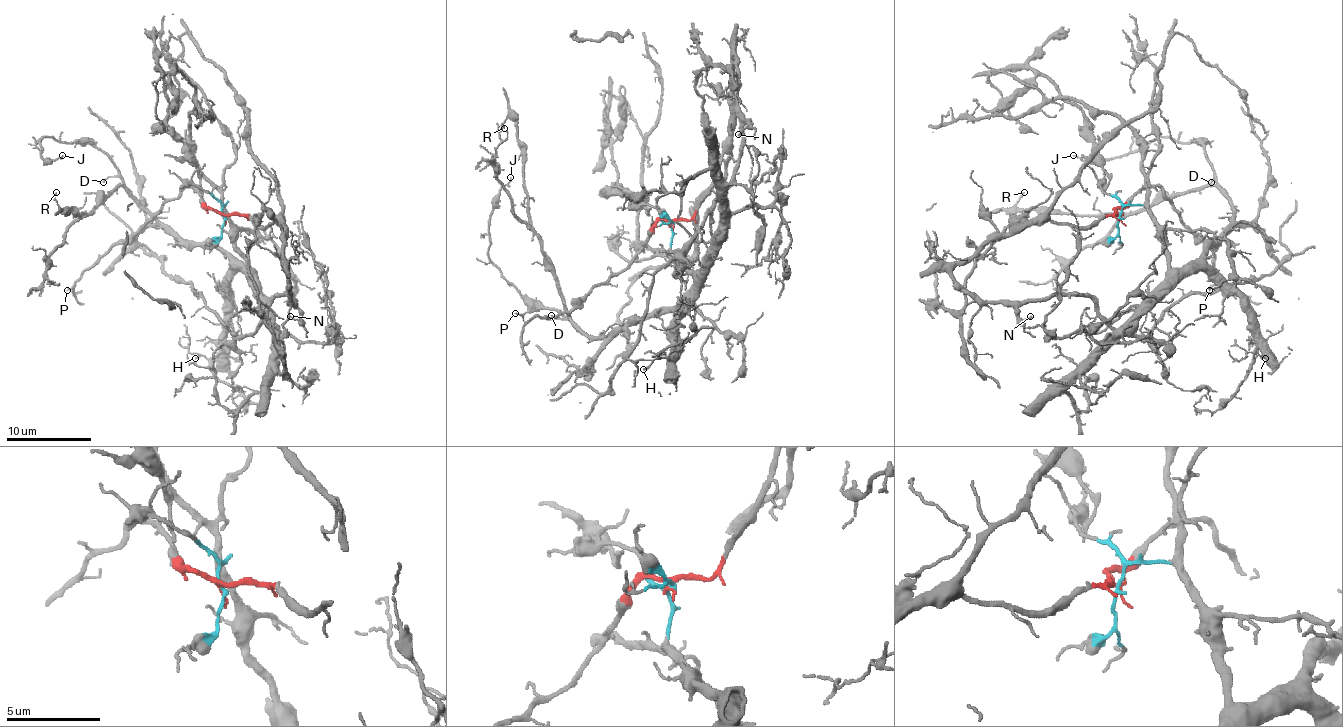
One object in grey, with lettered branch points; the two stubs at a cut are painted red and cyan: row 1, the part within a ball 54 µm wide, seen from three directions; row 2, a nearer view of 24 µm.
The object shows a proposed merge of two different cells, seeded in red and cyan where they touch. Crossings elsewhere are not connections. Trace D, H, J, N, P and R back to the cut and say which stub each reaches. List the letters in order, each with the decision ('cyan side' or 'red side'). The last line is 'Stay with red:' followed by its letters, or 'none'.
D: cyan side
H: cyan side
J: cyan side
N: red side
P: red side
R: cyan side
Stay with red: N, P

